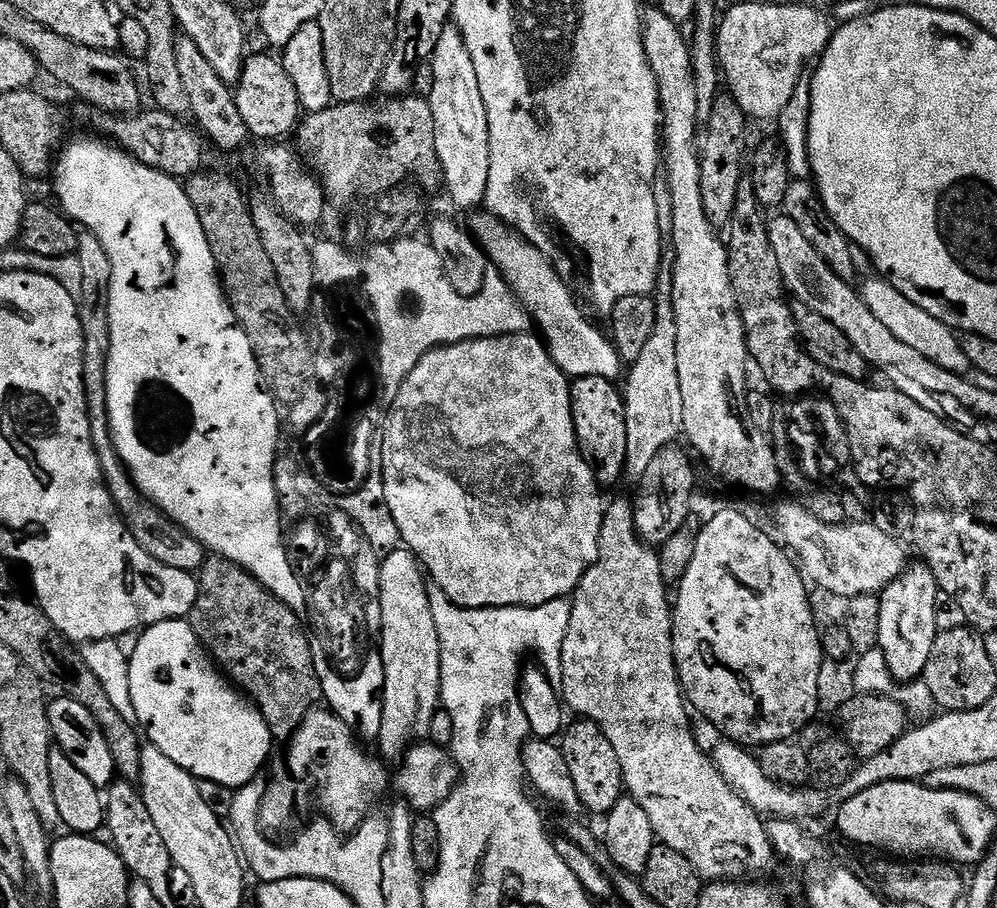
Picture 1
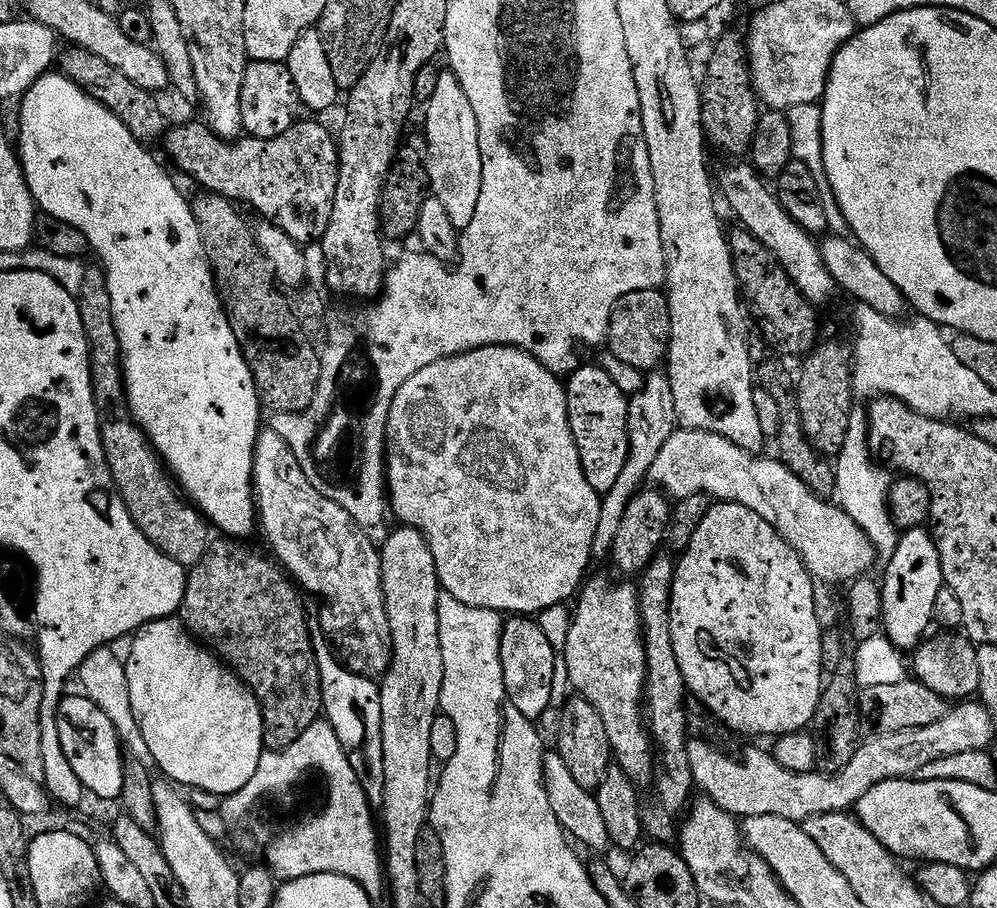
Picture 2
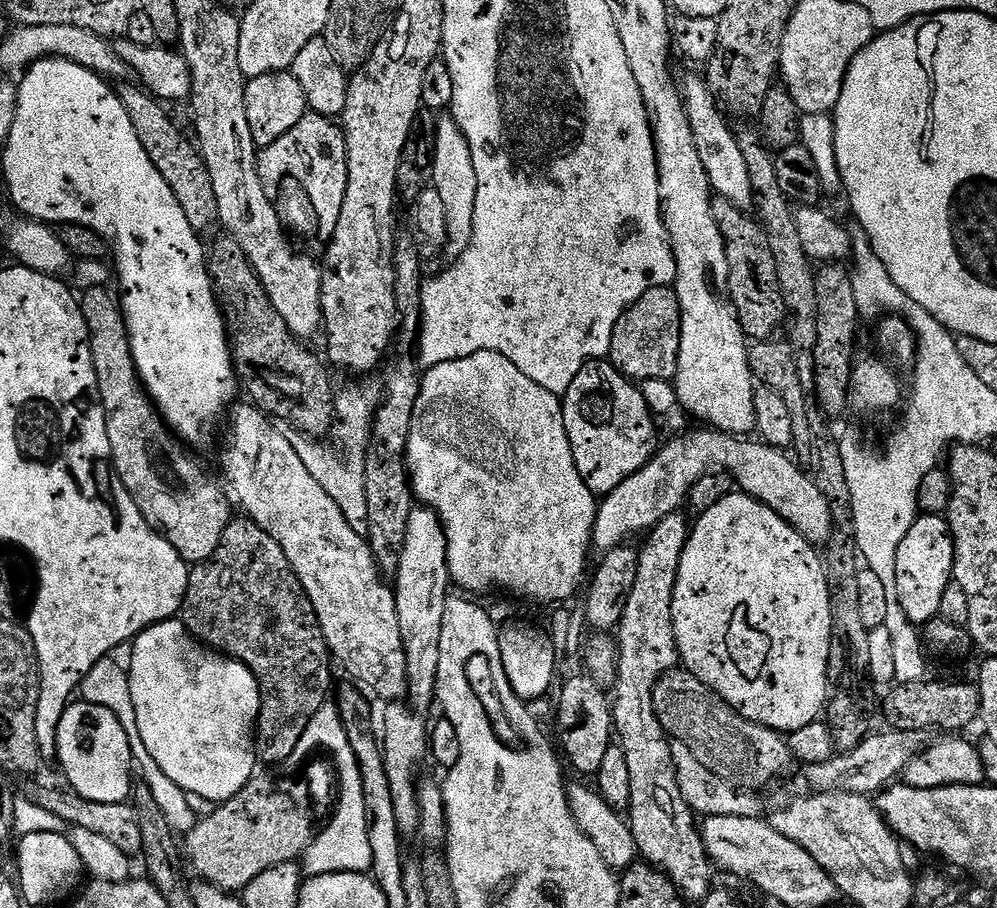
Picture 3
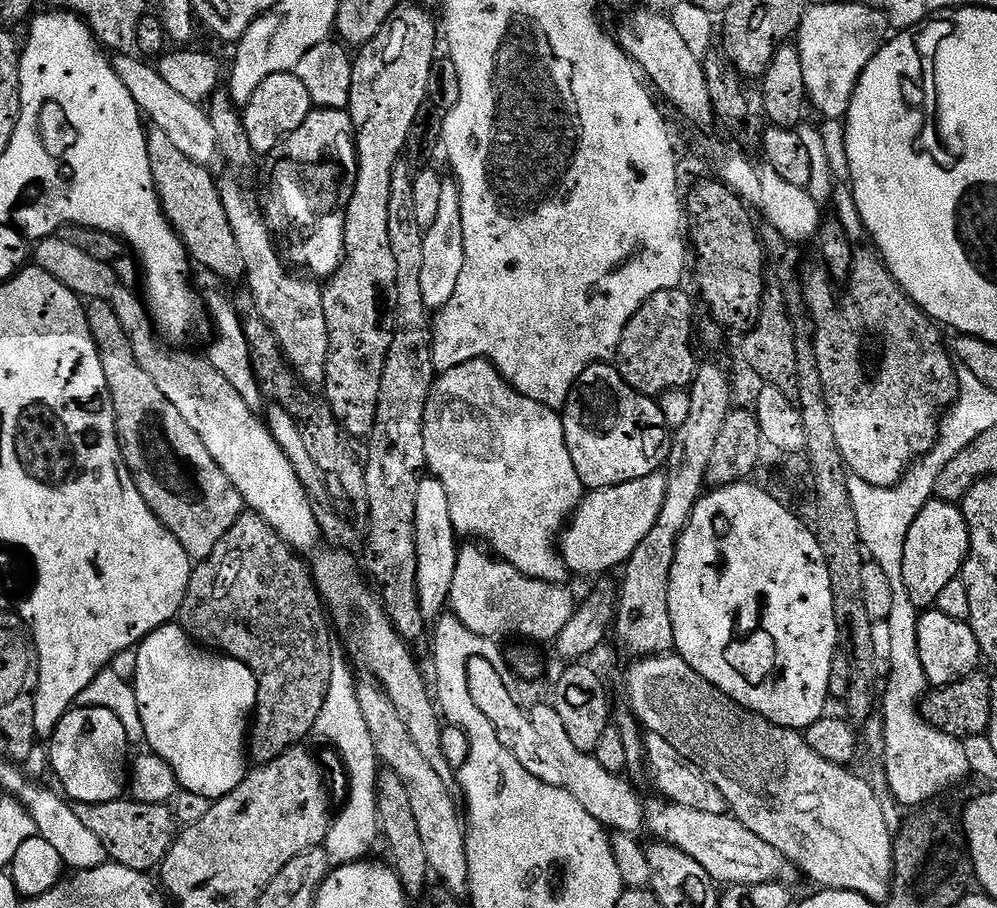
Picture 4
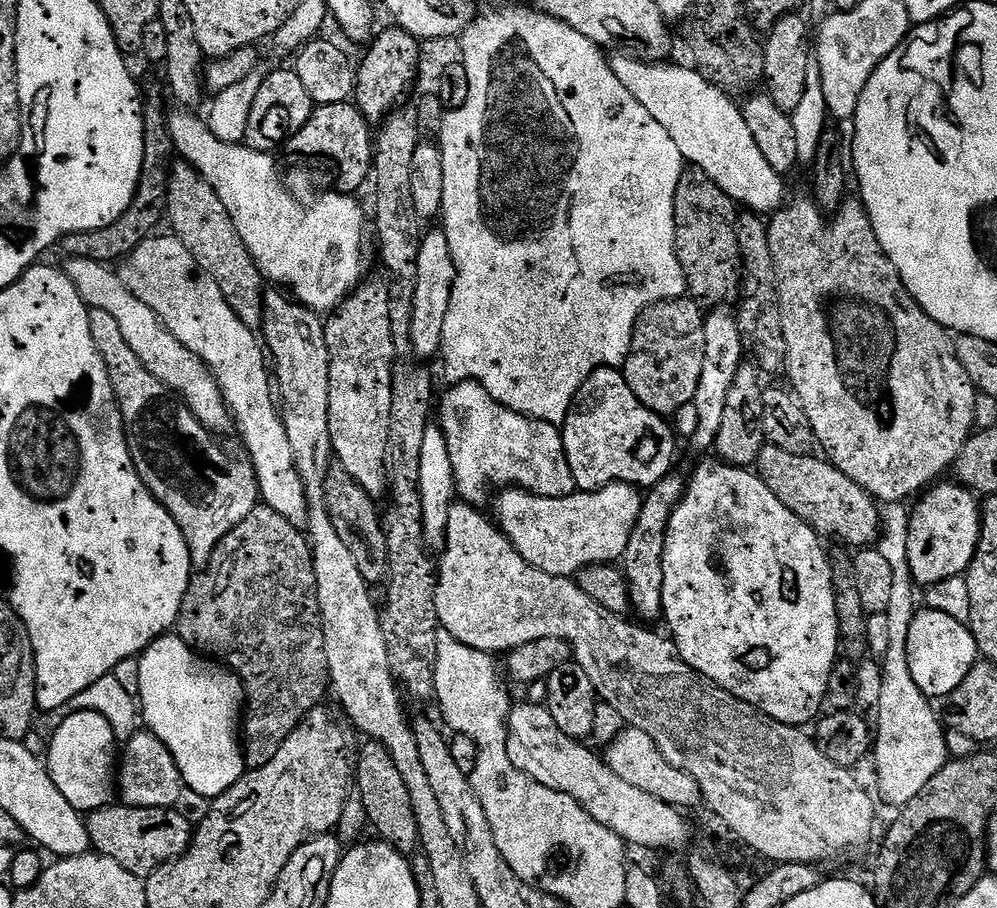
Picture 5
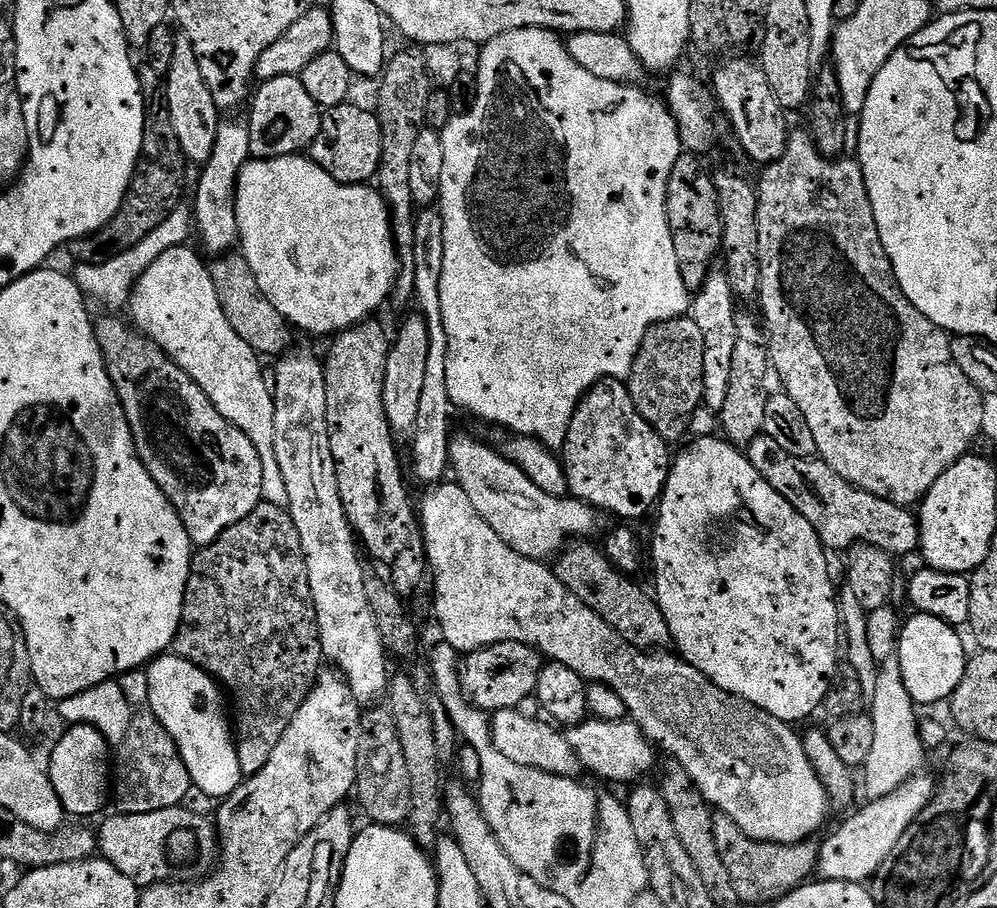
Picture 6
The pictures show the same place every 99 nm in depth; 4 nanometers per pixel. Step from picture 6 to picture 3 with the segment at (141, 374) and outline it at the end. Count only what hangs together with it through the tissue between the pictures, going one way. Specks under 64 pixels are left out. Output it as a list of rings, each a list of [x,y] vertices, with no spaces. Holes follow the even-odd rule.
[[[107,287],[83,289],[79,297],[80,309],[88,327],[88,345],[94,362],[94,374],[98,378],[98,394],[106,414],[106,438],[110,438],[110,454],[112,467],[120,477],[122,486],[130,494],[134,506],[142,510],[142,518],[153,530],[183,558],[185,564],[195,566],[204,560],[209,560],[218,550],[218,542],[222,542],[222,534],[226,530],[234,512],[228,505],[229,497],[204,473],[204,468],[191,456],[189,449],[174,435],[171,428],[165,424],[152,403],[144,385],[140,382],[140,375],[134,362],[134,354],[130,350],[128,327],[124,322],[121,305],[108,293]]]

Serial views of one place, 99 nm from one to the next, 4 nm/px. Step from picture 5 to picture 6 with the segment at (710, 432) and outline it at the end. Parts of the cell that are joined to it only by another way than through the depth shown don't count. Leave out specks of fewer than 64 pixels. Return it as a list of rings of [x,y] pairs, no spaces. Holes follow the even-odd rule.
[[[709,275],[708,280],[695,293],[690,304],[692,321],[702,330],[704,353],[702,354],[702,386],[704,387],[703,407],[718,410],[726,406],[726,393],[730,391],[730,369],[734,363],[734,342],[738,342],[736,314],[738,301],[732,292],[727,275]]]

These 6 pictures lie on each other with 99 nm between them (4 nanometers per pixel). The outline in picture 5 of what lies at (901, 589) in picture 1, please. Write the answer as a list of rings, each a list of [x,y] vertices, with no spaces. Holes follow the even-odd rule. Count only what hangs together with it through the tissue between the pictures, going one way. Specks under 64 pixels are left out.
[[[937,483],[929,487],[915,501],[916,509],[913,507],[908,517],[906,554],[910,557],[910,574],[913,581],[917,585],[921,584],[920,586],[937,584],[946,578],[965,575],[968,567],[972,565],[980,541],[981,501],[969,489],[959,483],[951,483]]]

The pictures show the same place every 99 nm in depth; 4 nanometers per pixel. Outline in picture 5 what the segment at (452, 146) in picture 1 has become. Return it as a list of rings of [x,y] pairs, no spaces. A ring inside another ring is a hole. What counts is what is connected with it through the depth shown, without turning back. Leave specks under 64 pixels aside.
[[[443,230],[425,231],[418,250],[418,282],[414,290],[414,318],[410,338],[412,352],[420,356],[440,356],[442,326],[446,326],[446,310],[450,310],[450,294],[454,290],[456,267],[452,261],[450,242]]]

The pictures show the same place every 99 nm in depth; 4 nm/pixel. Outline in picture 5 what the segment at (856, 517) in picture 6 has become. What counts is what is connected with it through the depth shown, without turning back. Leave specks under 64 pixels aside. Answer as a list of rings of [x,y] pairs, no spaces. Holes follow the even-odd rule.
[[[765,443],[756,459],[754,471],[762,482],[766,482],[766,486],[770,486],[774,498],[798,514],[802,522],[812,525],[817,536],[840,539],[852,550],[864,550],[875,545],[882,531],[882,508],[876,497],[870,495],[867,488],[858,486],[858,482],[846,478],[846,474],[828,463],[827,459],[817,456],[795,456],[776,445]]]

